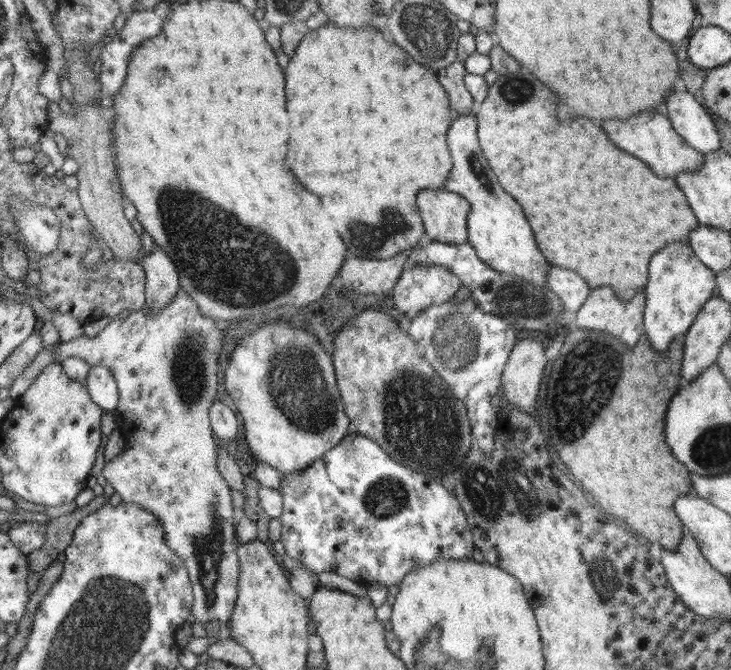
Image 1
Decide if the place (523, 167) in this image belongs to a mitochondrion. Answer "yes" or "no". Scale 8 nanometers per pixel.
no

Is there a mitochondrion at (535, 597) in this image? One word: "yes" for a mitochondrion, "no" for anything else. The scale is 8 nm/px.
no

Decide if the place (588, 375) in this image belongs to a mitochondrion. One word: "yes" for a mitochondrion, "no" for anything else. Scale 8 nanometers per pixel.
yes

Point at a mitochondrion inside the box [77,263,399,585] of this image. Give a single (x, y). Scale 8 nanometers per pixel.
(296, 384)

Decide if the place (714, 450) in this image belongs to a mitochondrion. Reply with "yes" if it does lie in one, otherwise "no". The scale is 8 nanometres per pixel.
yes

